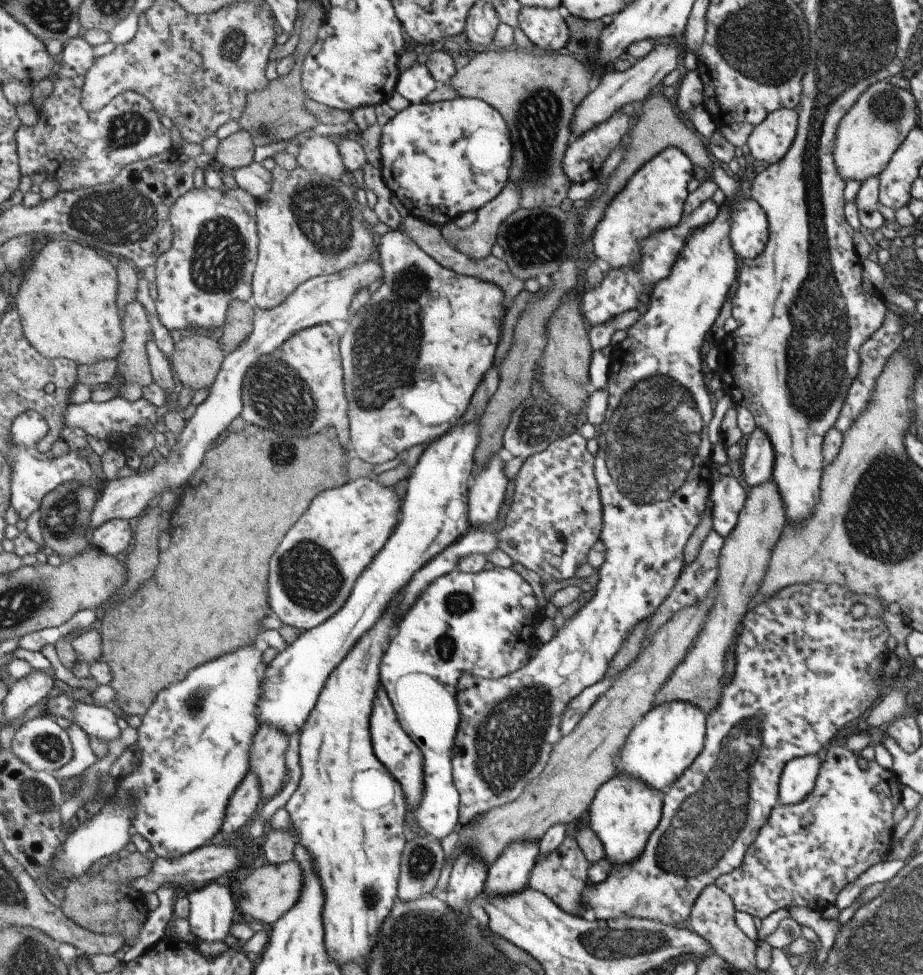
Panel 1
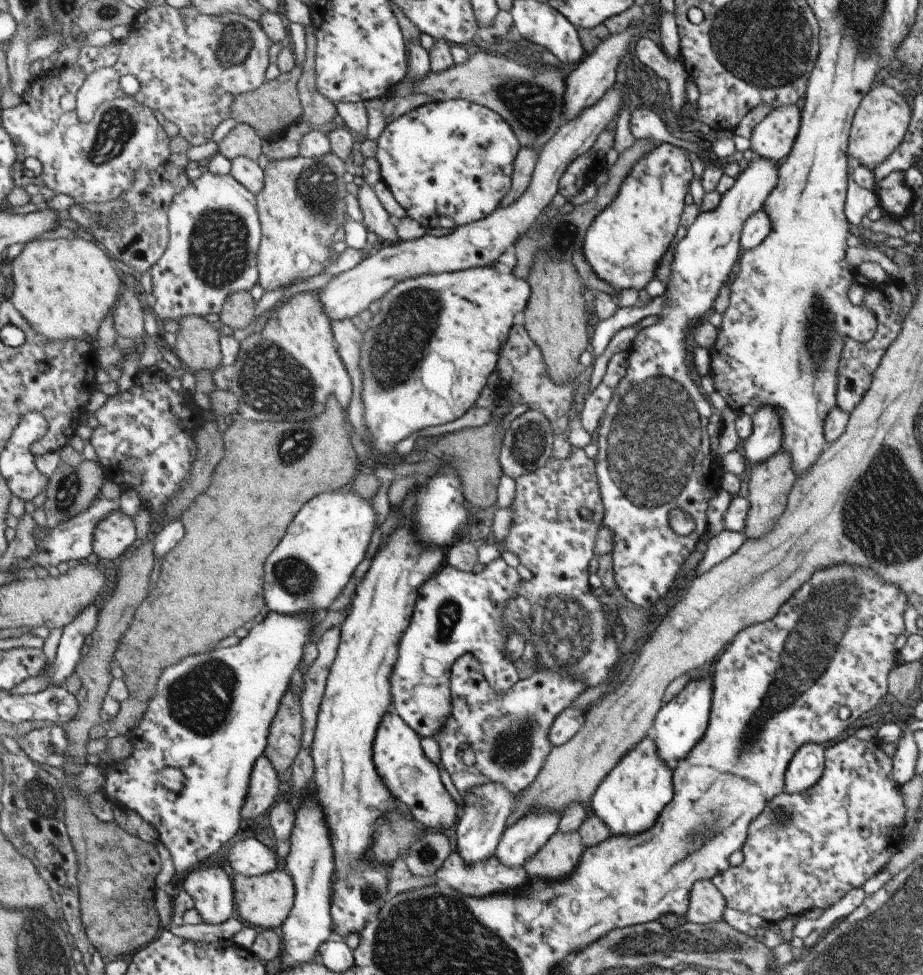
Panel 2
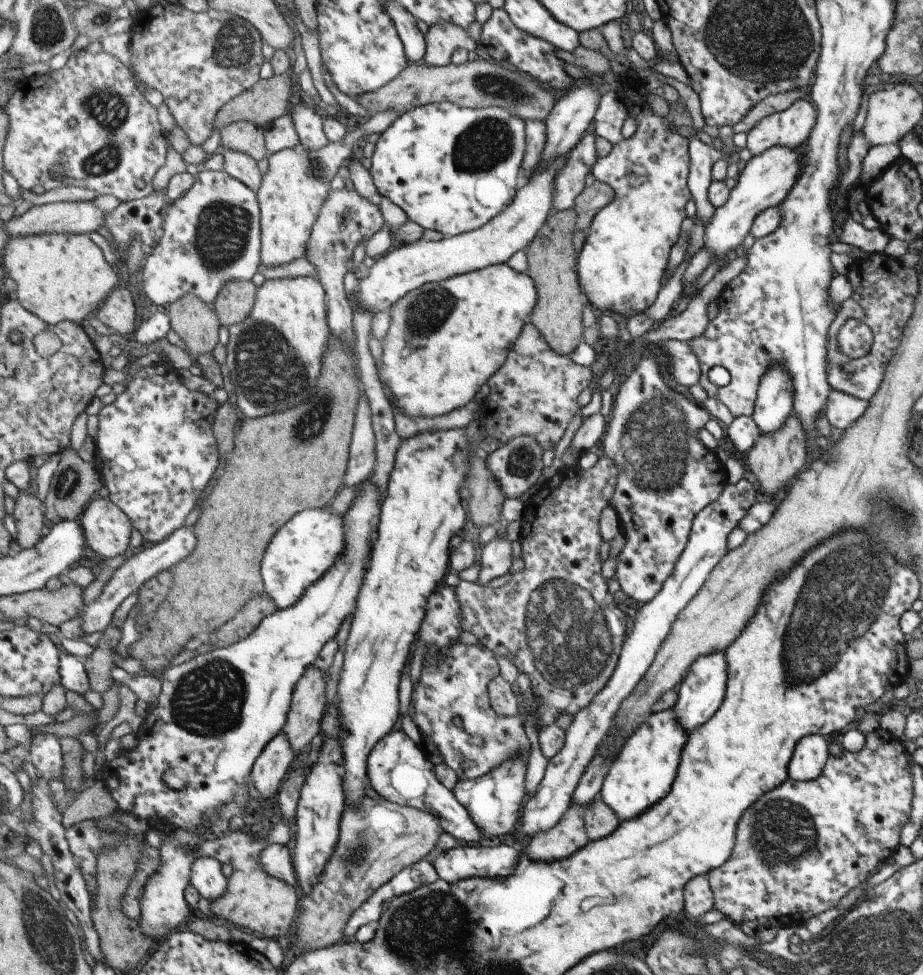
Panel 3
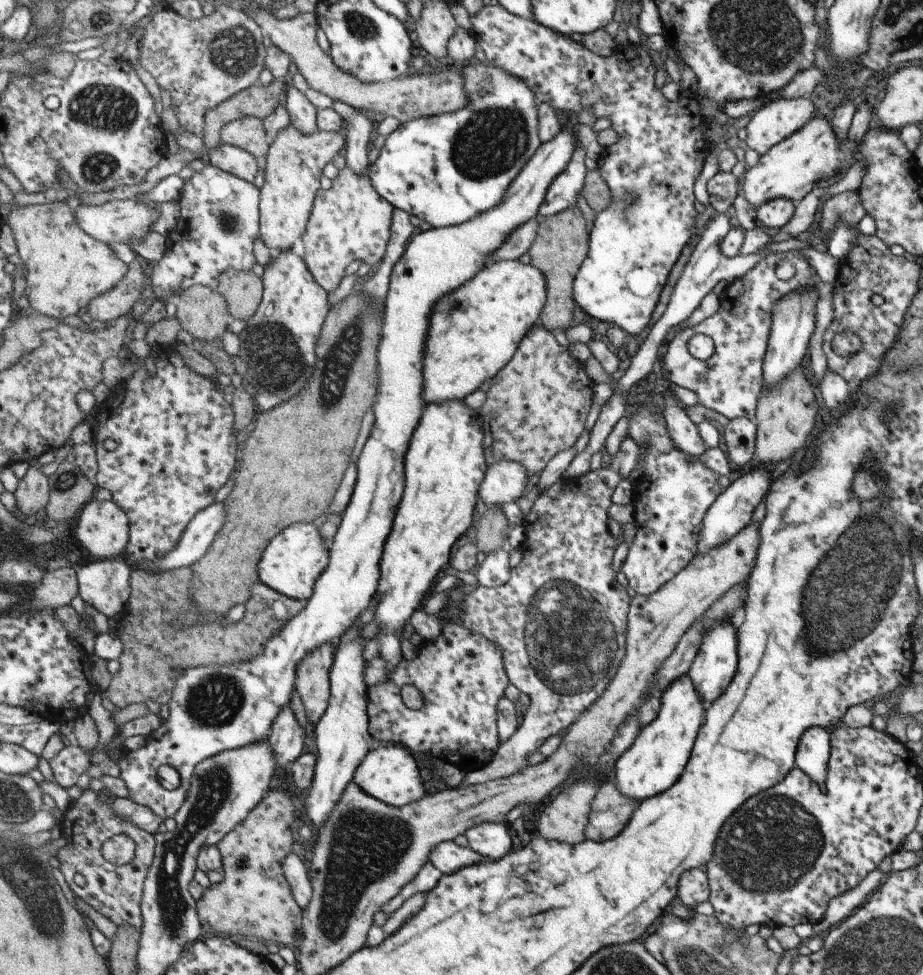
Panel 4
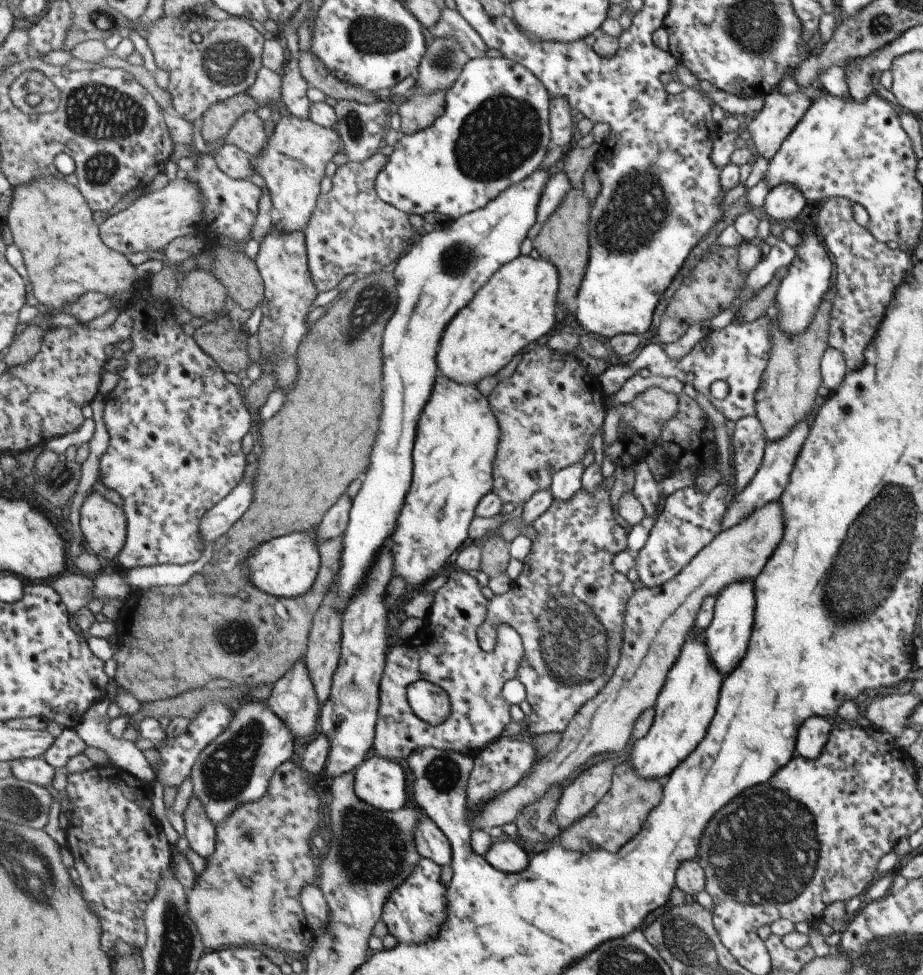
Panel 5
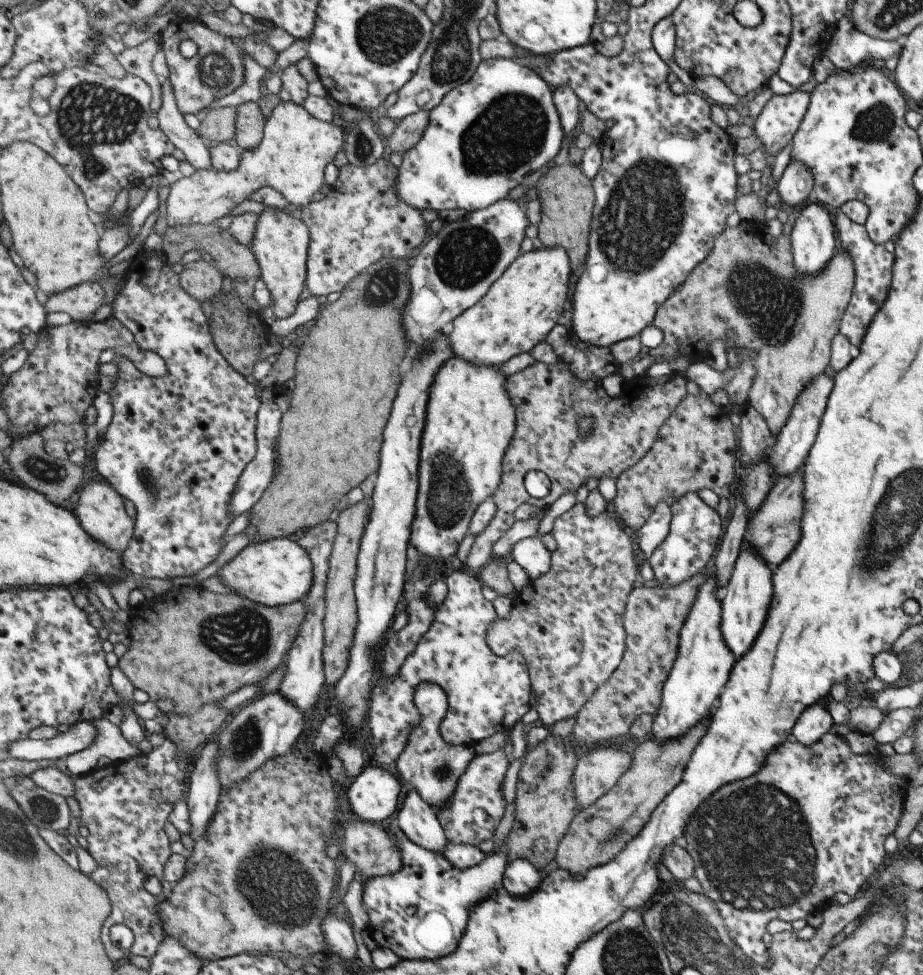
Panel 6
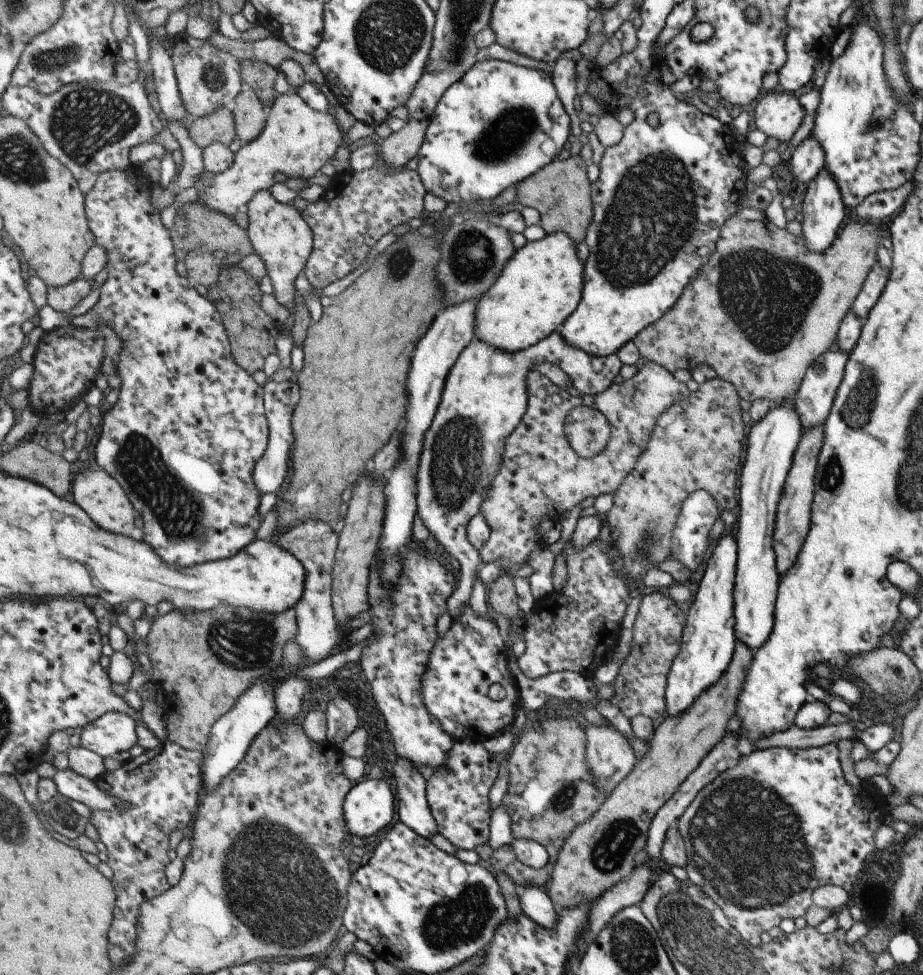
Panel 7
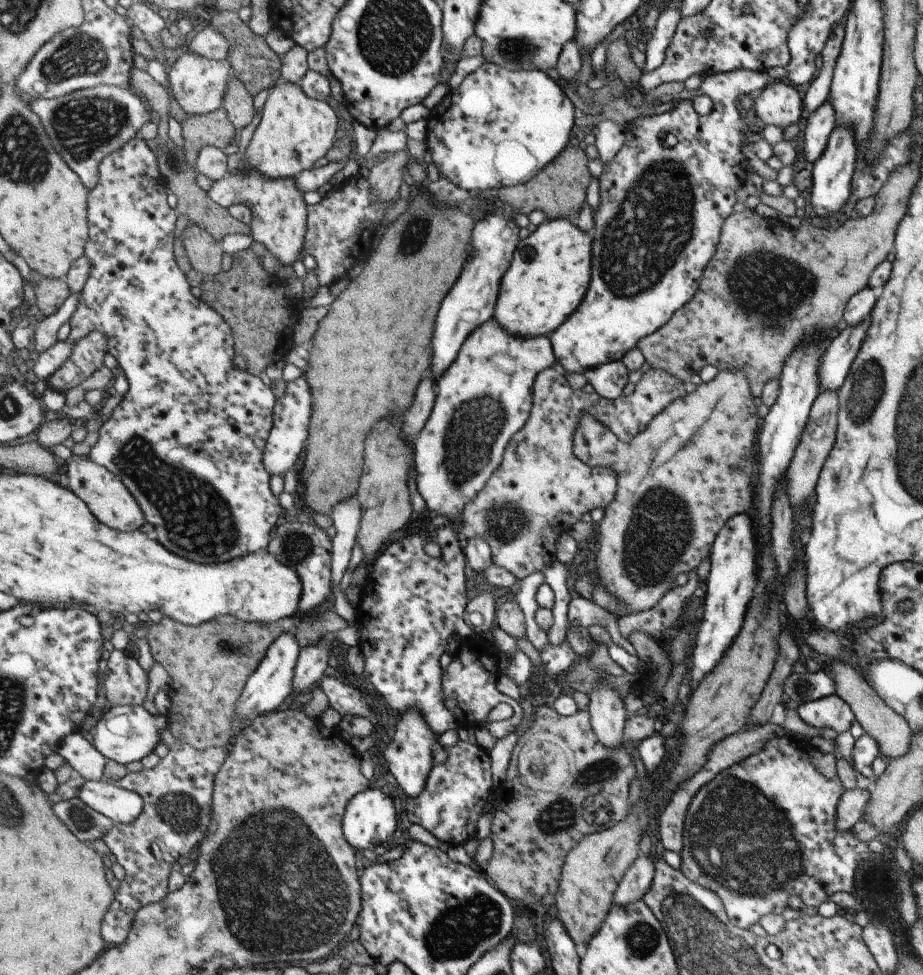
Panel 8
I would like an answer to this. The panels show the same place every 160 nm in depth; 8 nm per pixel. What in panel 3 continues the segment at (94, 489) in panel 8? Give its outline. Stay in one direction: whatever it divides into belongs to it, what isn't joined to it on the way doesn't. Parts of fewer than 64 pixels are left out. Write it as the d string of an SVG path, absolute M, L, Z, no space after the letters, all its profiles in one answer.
M96 496L82 514L86 544L102 558L124 554L131 544L133 521L118 504Z

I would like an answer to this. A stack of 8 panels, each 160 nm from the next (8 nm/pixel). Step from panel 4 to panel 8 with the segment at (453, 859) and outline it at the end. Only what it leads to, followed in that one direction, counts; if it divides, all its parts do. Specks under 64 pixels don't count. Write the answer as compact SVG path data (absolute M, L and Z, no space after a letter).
M417 707L410 708L399 716L394 740L385 750L384 756L389 764L389 770L407 797L419 796L425 790L427 779L434 767L433 750L437 744L439 735L430 727Z

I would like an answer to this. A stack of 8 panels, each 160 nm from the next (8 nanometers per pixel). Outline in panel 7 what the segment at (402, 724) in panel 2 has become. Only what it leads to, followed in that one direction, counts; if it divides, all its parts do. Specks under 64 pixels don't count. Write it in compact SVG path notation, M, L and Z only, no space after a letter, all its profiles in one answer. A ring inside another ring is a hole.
M358 780L347 795L344 817L353 835L373 836L395 820L395 794L383 780ZM528 885L518 889L518 893L523 914L531 916L531 920L535 920L537 924L543 924L549 930L556 929L560 914L547 889Z

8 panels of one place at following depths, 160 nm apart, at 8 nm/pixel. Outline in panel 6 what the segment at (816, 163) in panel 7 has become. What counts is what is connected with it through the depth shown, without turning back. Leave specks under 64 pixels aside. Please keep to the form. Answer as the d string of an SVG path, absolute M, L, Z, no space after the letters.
M790 160L776 184L775 191L779 202L785 209L791 210L805 202L809 196L813 189L813 176L805 164Z

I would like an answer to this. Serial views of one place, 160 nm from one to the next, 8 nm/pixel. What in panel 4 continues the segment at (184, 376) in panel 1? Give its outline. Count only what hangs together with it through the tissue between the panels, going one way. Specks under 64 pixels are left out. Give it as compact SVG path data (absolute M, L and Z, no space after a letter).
M195 285L183 291L179 299L175 314L182 328L193 338L212 341L225 334L231 314L226 298L218 288Z

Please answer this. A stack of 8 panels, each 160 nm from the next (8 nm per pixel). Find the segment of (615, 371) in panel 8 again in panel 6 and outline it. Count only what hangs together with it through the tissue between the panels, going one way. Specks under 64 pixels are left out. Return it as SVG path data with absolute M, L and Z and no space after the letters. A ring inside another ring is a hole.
M559 323L549 335L547 342L557 354L559 360L571 366L571 372L579 380L603 380L615 373L616 360L610 347L591 346L581 340L571 326ZM461 357L450 359L438 372L432 387L426 418L427 436L422 440L420 463L419 516L411 542L429 557L455 556L470 531L478 508L493 496L502 483L503 463L518 426L518 416L509 390L509 378L499 366L473 364Z

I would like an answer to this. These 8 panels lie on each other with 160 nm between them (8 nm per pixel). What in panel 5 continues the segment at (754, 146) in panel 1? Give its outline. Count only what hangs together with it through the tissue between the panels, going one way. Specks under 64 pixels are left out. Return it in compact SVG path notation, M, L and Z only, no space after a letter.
M775 90L763 96L763 101L762 109L748 122L746 130L757 154L769 162L810 101L800 92L782 95Z

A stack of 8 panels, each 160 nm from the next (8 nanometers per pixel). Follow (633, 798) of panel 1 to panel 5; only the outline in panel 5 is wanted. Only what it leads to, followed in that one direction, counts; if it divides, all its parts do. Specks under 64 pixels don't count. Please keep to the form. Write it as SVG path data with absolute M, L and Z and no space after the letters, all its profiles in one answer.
M689 632L681 650L667 672L664 685L654 702L654 717L643 738L636 739L631 753L625 758L634 771L646 779L667 776L703 738L705 728L713 716L717 692L723 676L711 664L703 632Z

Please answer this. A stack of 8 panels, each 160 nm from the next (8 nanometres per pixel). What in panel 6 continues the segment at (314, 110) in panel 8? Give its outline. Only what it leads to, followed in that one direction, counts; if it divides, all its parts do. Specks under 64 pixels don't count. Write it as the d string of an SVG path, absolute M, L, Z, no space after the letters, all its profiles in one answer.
M281 101L273 116L266 120L262 144L258 148L242 151L239 170L219 172L214 168L197 169L191 176L183 177L170 186L165 208L167 225L209 225L220 222L230 216L237 204L265 186L275 188L290 204L304 209L325 183L327 166L334 163L337 154L344 149L345 134L337 124L312 116L305 106Z

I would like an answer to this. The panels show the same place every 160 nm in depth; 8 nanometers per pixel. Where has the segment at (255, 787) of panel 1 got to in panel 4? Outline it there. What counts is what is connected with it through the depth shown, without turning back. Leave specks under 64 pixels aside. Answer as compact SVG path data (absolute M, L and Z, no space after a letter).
M287 705L272 724L270 743L275 749L278 767L295 762L305 752L307 732L295 718L293 708Z

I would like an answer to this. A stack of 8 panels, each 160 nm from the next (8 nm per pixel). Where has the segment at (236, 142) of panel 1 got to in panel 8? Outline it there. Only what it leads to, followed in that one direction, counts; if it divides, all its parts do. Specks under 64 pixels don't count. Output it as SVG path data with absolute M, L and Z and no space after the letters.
M233 75L227 87L223 106L227 109L231 122L236 126L237 131L249 126L255 118L255 104L250 89L243 84L243 81Z

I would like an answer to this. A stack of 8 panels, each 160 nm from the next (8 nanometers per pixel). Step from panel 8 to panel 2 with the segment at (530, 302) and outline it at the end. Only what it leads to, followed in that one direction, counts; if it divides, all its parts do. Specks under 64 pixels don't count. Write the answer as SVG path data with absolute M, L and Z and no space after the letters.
M499 266L479 267L476 269L467 269L454 273L441 273L421 275L414 279L409 279L394 286L390 292L381 300L378 313L372 317L369 329L364 332L364 341L362 346L362 369L364 378L364 389L362 397L366 406L365 420L370 432L370 441L374 448L374 454L381 458L391 458L395 446L405 440L407 436L429 428L429 426L441 426L447 422L453 422L460 416L463 416L481 396L483 388L487 386L489 376L498 368L498 362L501 358L502 348L510 338L510 332L517 324L515 316L519 312L525 312L527 304L531 298L531 286L527 284L524 278L519 278L514 271L507 271Z

